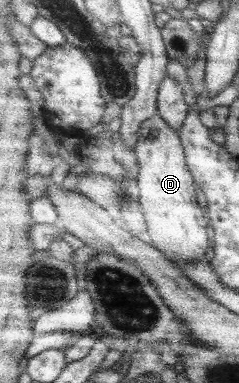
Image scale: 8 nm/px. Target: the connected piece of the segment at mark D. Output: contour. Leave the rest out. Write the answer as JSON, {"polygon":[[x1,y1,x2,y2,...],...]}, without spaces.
{"polygon":[[156,114,141,123,137,134,138,180,134,189,147,225,145,242,171,260,204,259,205,250,211,245,207,237,209,220,195,199,197,186,187,168,178,130]]}

